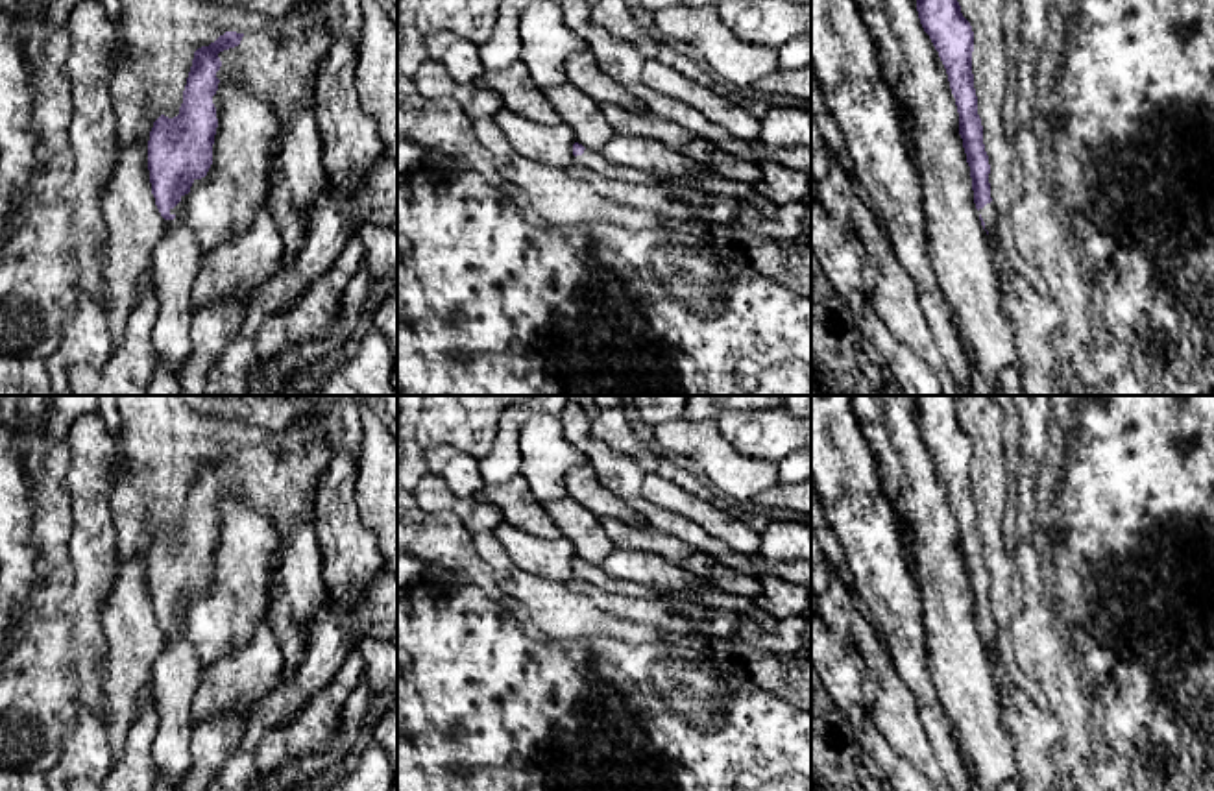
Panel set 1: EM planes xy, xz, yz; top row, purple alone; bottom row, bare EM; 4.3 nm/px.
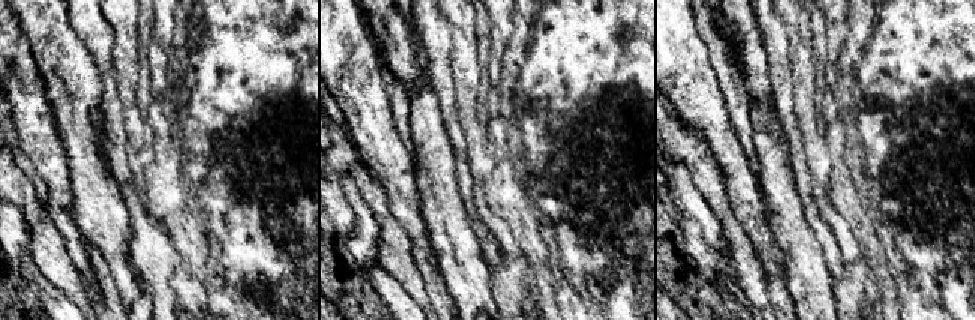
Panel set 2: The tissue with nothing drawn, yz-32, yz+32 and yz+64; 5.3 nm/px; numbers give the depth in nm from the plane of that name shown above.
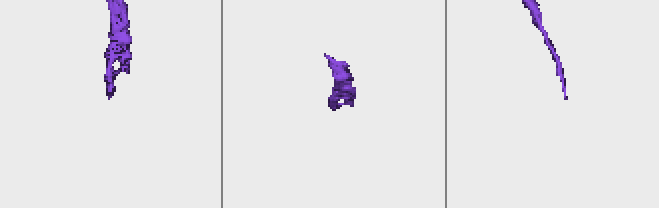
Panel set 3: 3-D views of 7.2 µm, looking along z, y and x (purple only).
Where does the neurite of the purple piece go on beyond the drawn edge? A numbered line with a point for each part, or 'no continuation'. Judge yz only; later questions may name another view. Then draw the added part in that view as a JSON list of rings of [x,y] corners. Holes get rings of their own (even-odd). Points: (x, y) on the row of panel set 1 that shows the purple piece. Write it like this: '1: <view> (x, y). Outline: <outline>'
1: yz (989, 215). Outline: [[[990,201],[983,209],[979,209],[977,214],[983,218],[985,229],[989,231],[989,235],[998,237],[996,235],[998,213],[996,213],[994,201]]]

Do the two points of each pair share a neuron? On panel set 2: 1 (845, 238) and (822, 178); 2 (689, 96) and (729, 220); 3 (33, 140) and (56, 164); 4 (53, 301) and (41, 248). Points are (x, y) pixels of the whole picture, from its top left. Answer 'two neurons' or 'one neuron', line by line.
1: one neuron
2: two neurons
3: one neuron
4: two neurons

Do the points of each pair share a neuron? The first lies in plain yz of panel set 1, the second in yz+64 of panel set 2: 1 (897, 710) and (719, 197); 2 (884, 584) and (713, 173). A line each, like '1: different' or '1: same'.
1: same
2: different

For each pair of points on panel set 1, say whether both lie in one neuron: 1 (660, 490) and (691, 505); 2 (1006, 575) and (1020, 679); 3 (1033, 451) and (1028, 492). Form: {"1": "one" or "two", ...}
{"1": "one", "2": "one", "3": "one"}

